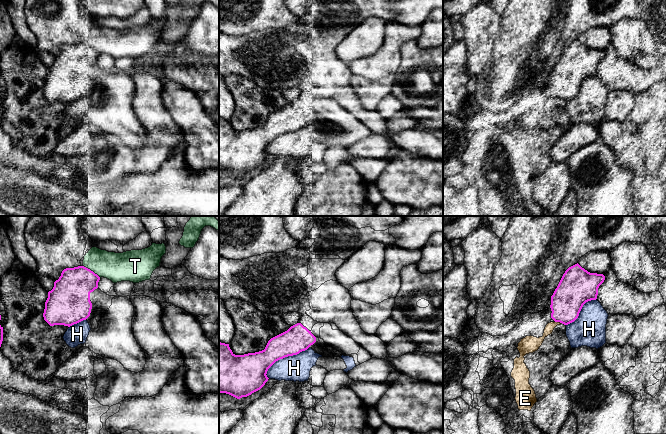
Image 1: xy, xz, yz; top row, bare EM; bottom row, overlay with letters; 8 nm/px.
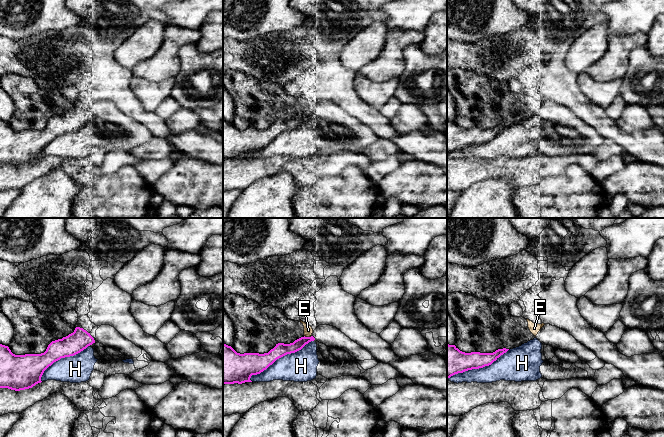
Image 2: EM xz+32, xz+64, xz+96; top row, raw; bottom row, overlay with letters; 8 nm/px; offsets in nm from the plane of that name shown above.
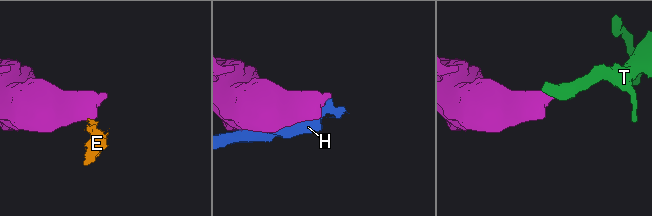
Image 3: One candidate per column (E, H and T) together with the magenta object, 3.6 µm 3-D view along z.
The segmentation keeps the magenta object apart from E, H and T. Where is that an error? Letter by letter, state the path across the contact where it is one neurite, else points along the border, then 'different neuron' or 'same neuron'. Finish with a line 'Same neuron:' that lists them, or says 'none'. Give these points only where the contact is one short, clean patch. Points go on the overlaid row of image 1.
E: different neuron
H: different neuron
T: different neuron
Same neuron: none

